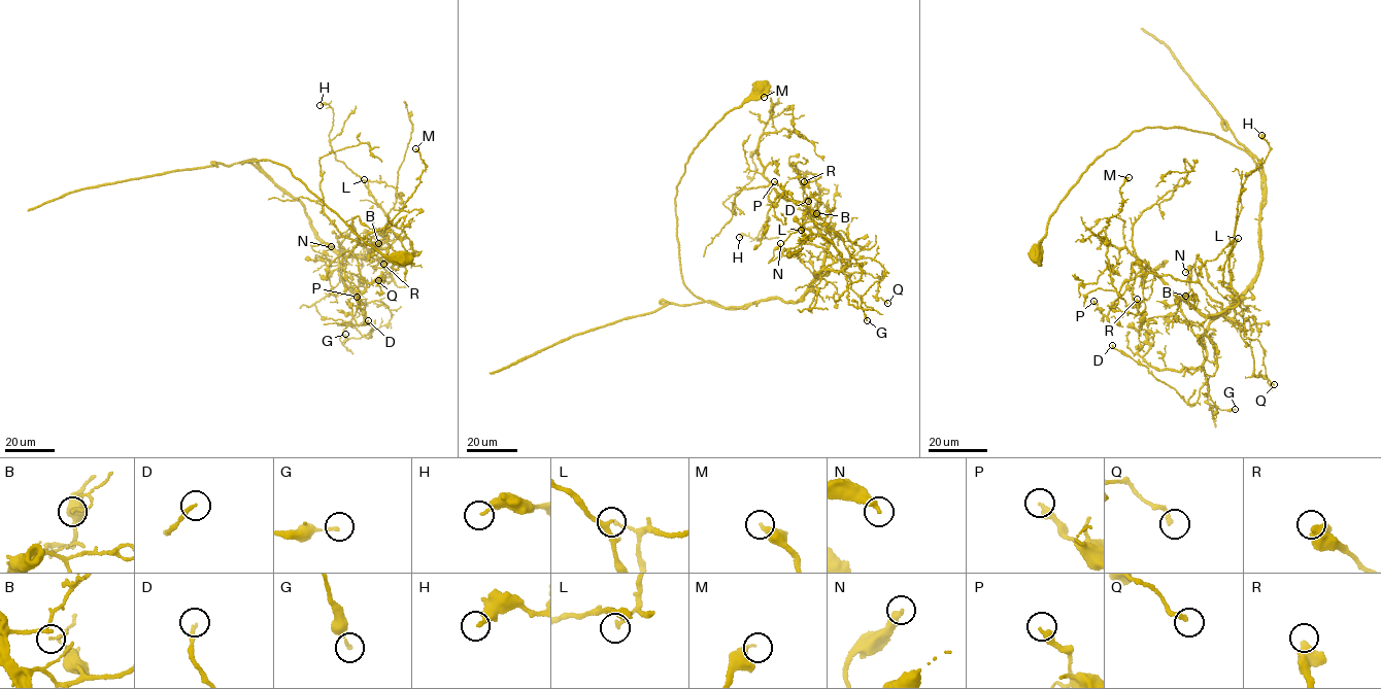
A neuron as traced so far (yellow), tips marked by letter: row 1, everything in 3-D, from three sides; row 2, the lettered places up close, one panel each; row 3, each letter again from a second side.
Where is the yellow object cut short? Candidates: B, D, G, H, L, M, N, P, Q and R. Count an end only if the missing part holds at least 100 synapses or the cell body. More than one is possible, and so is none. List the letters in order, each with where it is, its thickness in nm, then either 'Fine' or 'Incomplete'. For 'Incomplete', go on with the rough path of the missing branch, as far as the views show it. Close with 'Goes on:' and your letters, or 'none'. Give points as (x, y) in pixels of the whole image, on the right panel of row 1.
B: Place: (1185, 296). Thickness 90 nm. Fine
D: Place: (1112, 345). Thickness 170 nm. Fine
G: Place: (1235, 409). Thickness 140 nm. Fine
H: Place: (1261, 135). Thickness 200 nm. Fine
L: Place: (1238, 238). Thickness 130 nm. Fine
M: Place: (1129, 177). Thickness 200 nm. Fine
N: Place: (1185, 272). Thickness 280 nm. Fine
P: Place: (1093, 301). Thickness 320 nm. Fine
Q: Place: (1274, 384). Thickness 200 nm. Fine
R: Place: (1137, 299). Thickness 500 nm. Fine
Goes on: none

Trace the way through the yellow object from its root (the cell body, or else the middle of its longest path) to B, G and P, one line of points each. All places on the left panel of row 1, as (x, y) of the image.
B: (403, 257), (374, 249), (285, 166), (241, 163), (299, 202), (313, 233), (335, 251), (361, 259), (378, 243)
G: (403, 257), (374, 249), (285, 166), (241, 163), (302, 204), (345, 287), (391, 312), (362, 337), (345, 334)
P: (403, 257), (285, 166), (241, 163), (335, 251), (373, 247), (345, 260), (357, 297)

